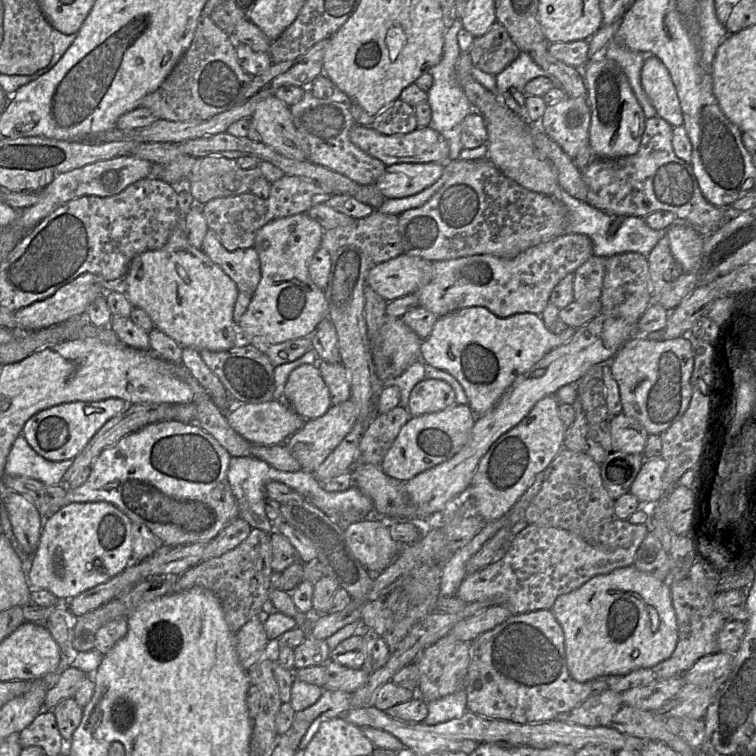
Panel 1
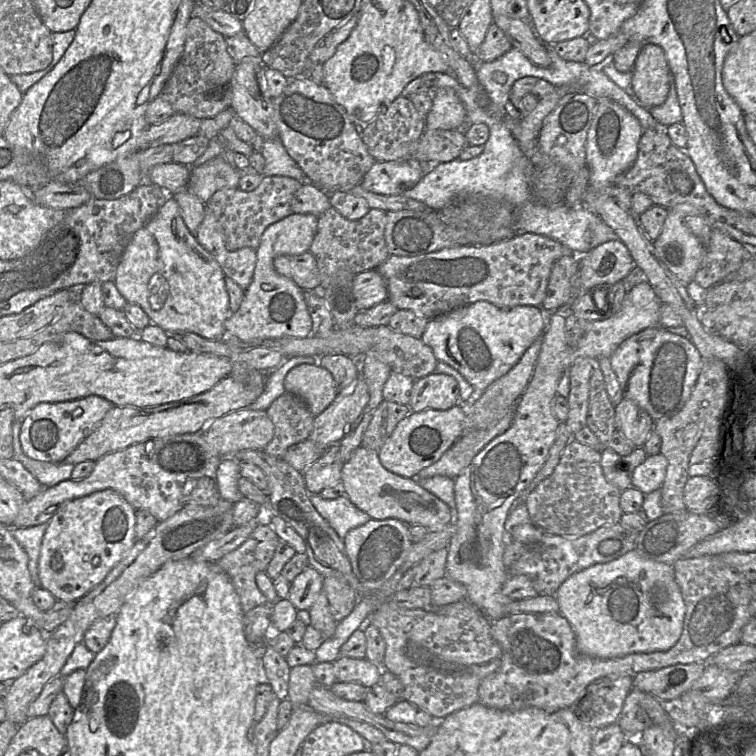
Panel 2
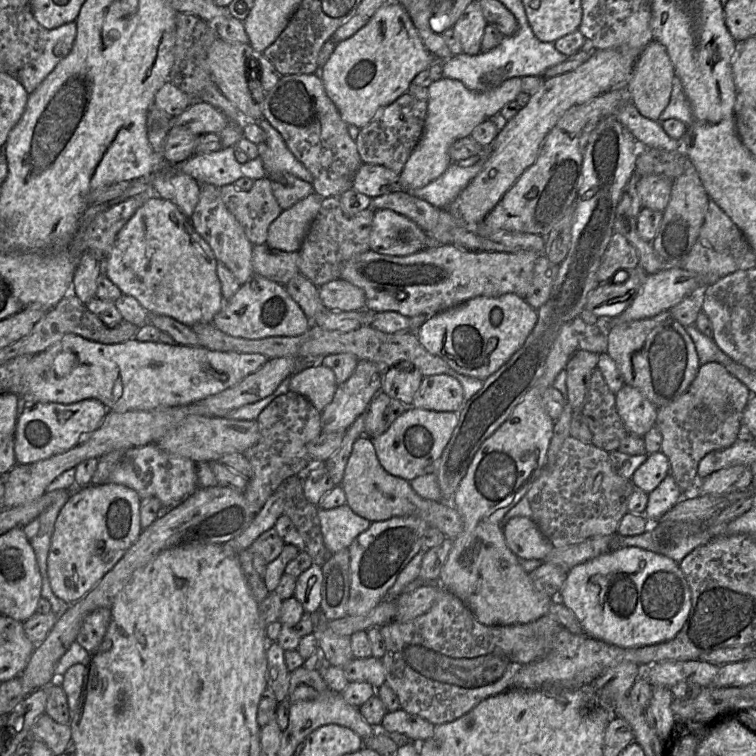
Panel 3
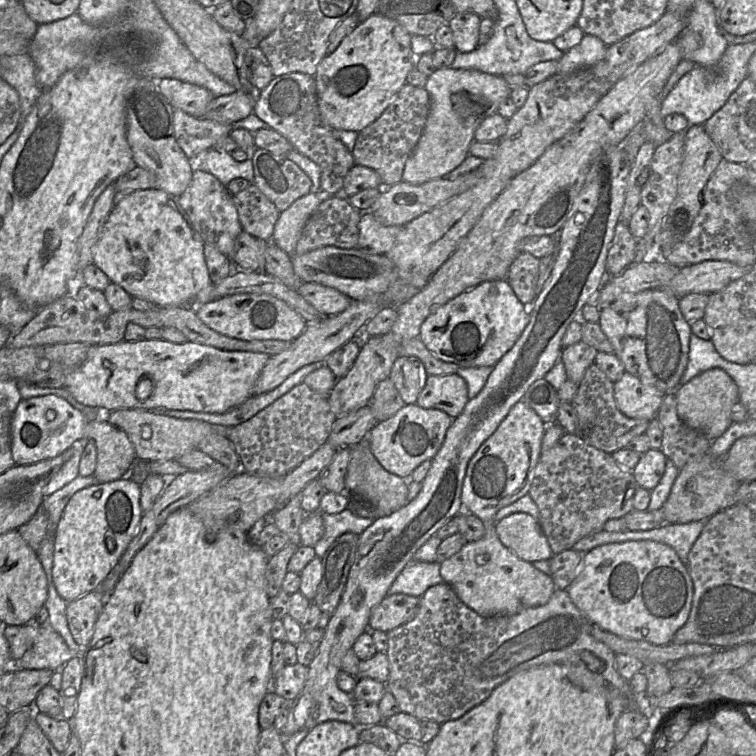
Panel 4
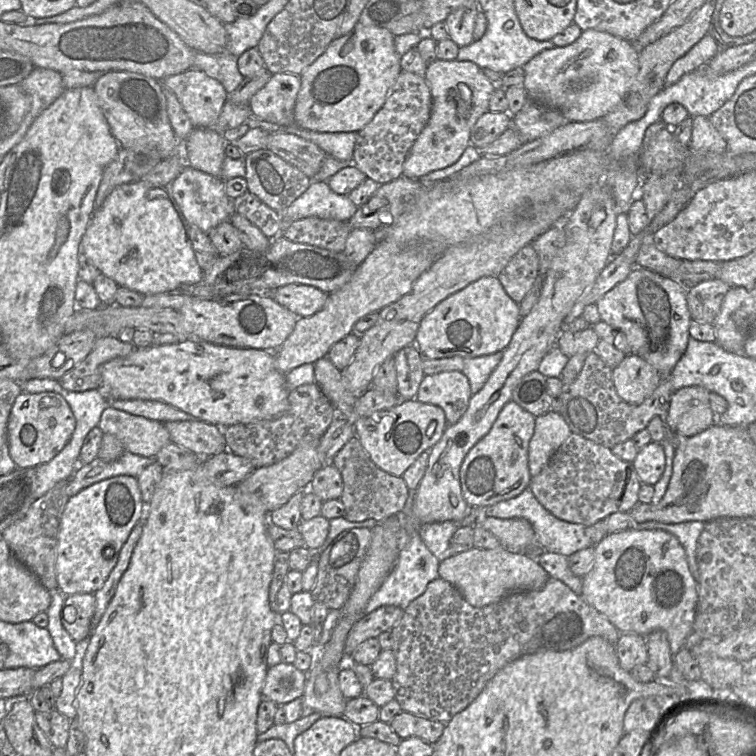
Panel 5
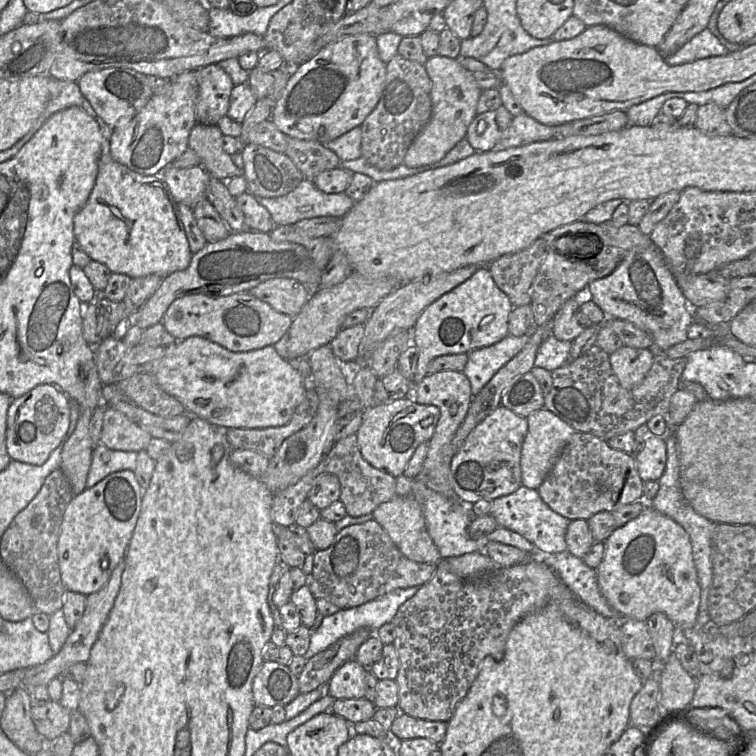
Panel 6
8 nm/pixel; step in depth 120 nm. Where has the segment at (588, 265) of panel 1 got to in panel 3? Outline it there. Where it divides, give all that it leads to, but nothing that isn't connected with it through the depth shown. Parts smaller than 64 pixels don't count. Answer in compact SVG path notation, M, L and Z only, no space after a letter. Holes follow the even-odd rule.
M614 232L597 270L600 283L609 282L619 271L629 271L639 263L635 248L620 233Z

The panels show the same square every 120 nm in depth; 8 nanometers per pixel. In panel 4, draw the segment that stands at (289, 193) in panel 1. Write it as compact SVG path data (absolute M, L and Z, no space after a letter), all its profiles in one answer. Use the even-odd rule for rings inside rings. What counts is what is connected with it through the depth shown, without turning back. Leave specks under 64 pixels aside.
M250 183L245 190L232 195L232 201L243 231L271 242L280 212L258 187Z

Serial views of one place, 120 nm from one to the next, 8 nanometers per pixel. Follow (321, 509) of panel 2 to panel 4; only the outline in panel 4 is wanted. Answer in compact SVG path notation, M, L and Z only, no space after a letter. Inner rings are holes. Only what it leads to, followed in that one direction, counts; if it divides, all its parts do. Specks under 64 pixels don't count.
M350 508L337 514L322 514L324 535L313 547L316 557L322 558L333 542L345 533L360 535L372 525L375 518L355 515Z

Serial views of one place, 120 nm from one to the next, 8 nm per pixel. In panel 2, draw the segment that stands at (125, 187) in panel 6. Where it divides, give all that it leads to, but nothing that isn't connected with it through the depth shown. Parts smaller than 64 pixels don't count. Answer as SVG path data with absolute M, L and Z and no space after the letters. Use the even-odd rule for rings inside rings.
M170 195L156 215L129 240L113 282L128 303L139 305L151 323L169 335L195 333L208 340L224 341L224 323L231 315L225 277L212 255L186 227L178 204Z

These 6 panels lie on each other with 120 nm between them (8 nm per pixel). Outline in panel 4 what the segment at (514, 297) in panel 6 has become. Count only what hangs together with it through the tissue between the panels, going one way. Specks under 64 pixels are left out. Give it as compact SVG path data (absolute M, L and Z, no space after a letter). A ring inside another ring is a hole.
M520 252L511 264L506 276L518 299L530 306L537 294L535 290L539 274L540 260L527 252Z

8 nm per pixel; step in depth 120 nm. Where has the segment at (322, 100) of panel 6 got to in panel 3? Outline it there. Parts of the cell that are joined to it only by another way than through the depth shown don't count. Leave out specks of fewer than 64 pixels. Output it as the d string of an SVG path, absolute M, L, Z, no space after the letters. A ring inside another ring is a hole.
M390 1L381 6L368 23L353 36L336 45L331 57L320 69L319 76L342 120L347 125L362 129L373 121L386 106L406 93L413 78L421 71L428 69L436 59L424 45L407 10L398 2Z

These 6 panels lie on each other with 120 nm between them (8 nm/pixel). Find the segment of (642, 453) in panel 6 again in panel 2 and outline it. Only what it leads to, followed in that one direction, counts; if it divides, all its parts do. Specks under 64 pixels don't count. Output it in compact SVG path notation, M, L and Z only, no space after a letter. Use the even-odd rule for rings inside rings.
M661 454L647 455L632 474L632 487L647 495L660 489L667 471L667 459Z

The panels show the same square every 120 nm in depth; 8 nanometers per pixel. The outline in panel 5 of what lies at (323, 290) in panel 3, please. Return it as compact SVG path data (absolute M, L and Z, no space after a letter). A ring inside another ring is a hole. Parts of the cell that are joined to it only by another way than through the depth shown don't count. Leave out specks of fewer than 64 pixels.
M287 284L274 290L271 297L298 316L308 317L322 309L328 294L311 285Z

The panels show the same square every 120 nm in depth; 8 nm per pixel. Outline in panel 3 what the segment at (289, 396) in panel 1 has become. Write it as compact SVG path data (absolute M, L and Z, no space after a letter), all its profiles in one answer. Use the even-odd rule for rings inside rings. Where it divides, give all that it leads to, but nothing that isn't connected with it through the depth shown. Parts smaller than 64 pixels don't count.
M320 365L295 374L290 381L289 390L306 397L322 413L332 401L337 387L333 370Z

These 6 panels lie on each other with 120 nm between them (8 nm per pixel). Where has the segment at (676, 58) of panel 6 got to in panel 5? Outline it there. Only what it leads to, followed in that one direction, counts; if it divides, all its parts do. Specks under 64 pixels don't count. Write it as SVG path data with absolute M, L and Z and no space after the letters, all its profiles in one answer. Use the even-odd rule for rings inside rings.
M709 33L706 34L685 55L673 63L666 76L665 87L675 84L685 74L703 67L720 50L721 46L716 40Z

